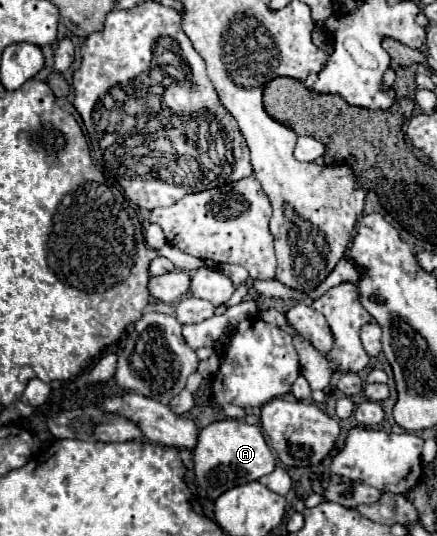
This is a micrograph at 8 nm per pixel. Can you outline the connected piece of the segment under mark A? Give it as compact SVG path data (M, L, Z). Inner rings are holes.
M238 419L216 421L204 427L198 435L198 443L192 455L198 487L202 487L212 499L218 499L224 491L232 487L258 481L260 477L276 469L276 459L262 435L262 429L256 425L242 423Z

